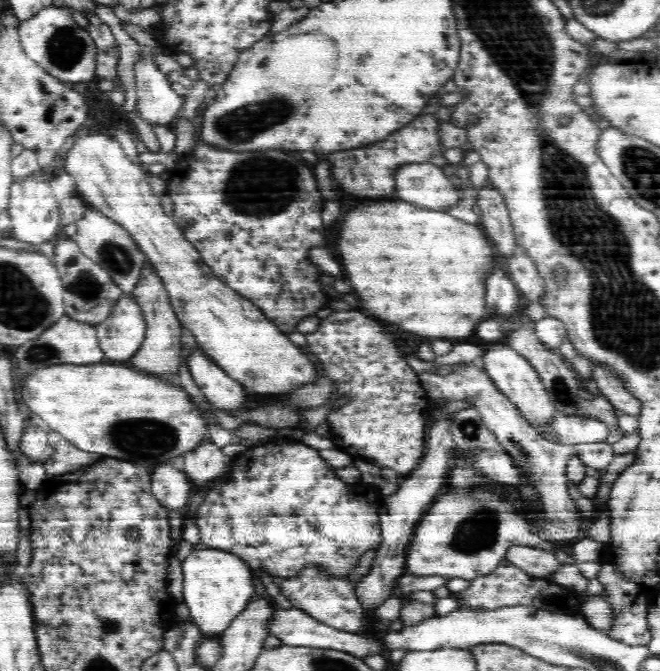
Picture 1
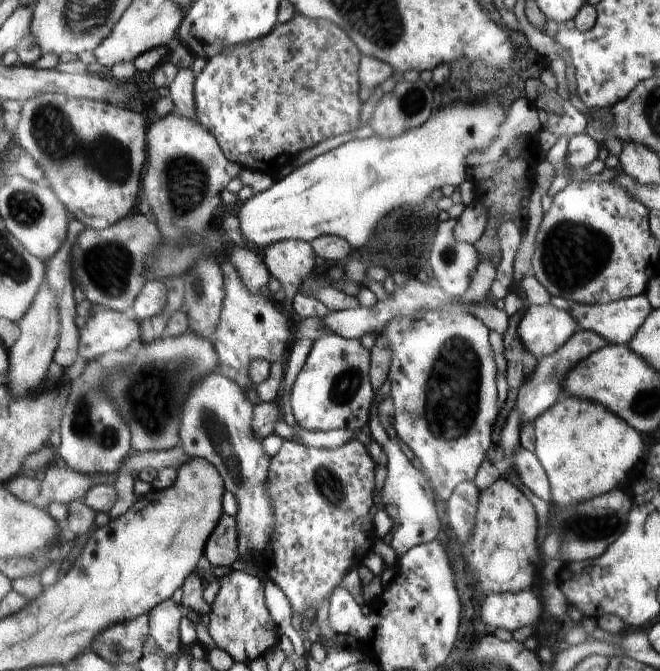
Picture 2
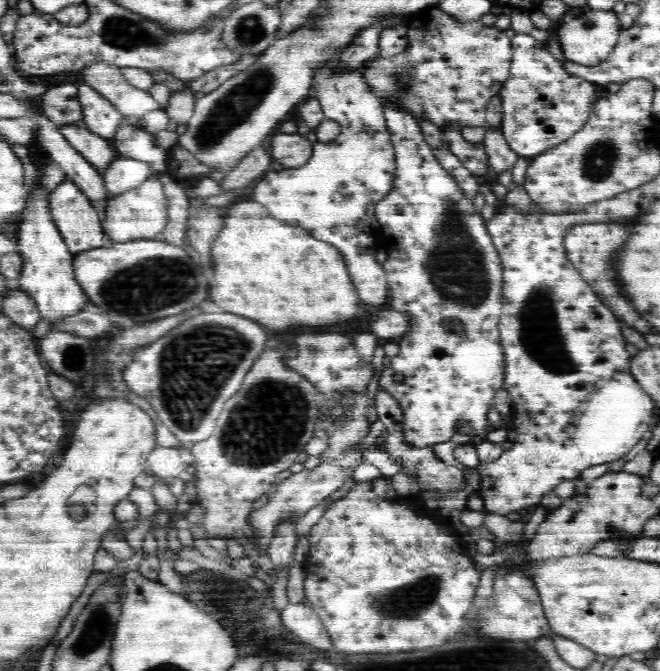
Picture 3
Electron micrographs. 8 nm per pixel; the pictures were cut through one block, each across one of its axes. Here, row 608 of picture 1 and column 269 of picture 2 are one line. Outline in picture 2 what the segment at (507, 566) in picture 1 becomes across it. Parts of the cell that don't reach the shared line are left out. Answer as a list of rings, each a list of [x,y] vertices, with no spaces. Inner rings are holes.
[[[285,440],[281,450],[271,458],[267,494],[275,506],[275,534],[269,538],[265,552],[261,554],[267,580],[277,584],[289,598],[293,614],[305,614],[315,606],[319,610],[325,600],[333,598],[333,592],[345,580],[347,572],[361,566],[361,560],[373,552],[375,536],[371,532],[371,508],[379,504],[377,498],[377,464],[369,448],[359,440],[351,440],[337,450],[307,448],[299,442]]]

